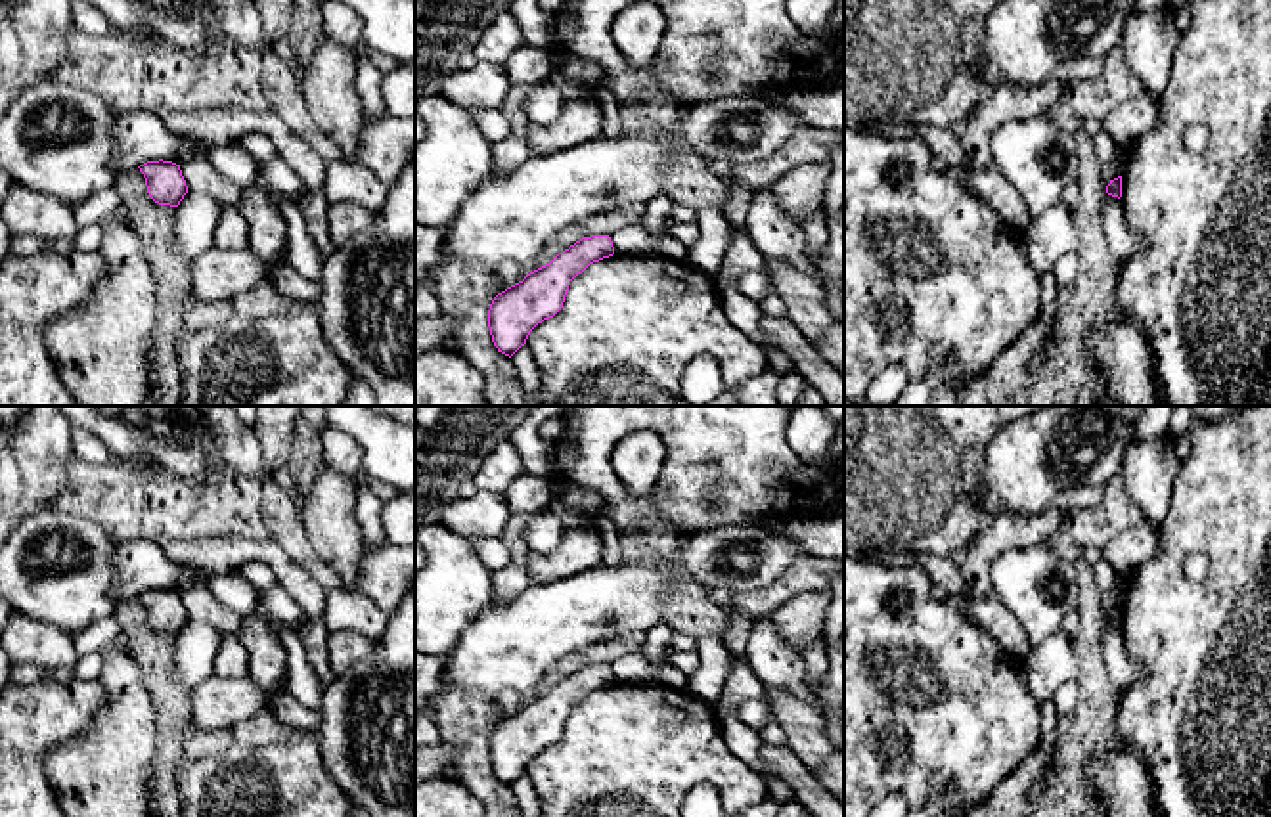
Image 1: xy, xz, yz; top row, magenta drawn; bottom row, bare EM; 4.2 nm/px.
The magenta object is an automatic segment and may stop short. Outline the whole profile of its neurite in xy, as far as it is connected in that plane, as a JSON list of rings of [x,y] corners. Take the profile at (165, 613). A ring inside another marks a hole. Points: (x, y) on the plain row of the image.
[[[147,589],[138,595],[145,607],[149,626],[159,633],[178,635],[188,622],[180,593],[172,589]]]

